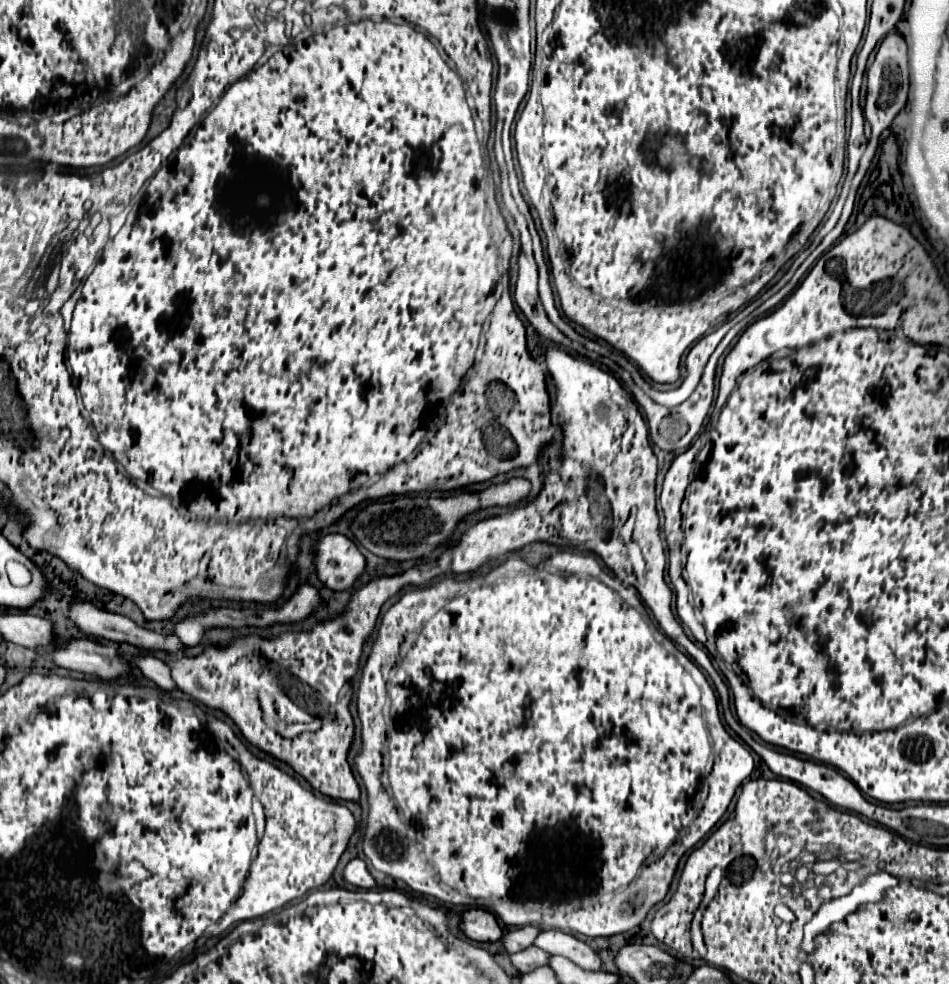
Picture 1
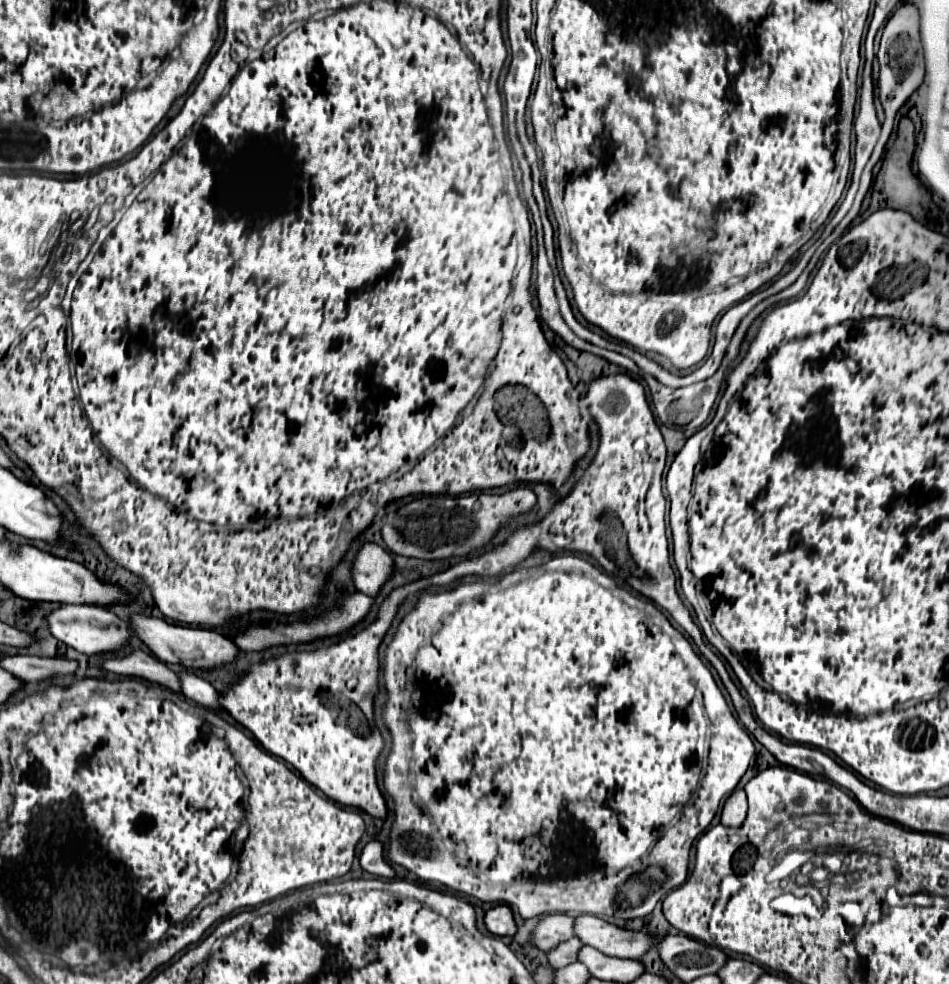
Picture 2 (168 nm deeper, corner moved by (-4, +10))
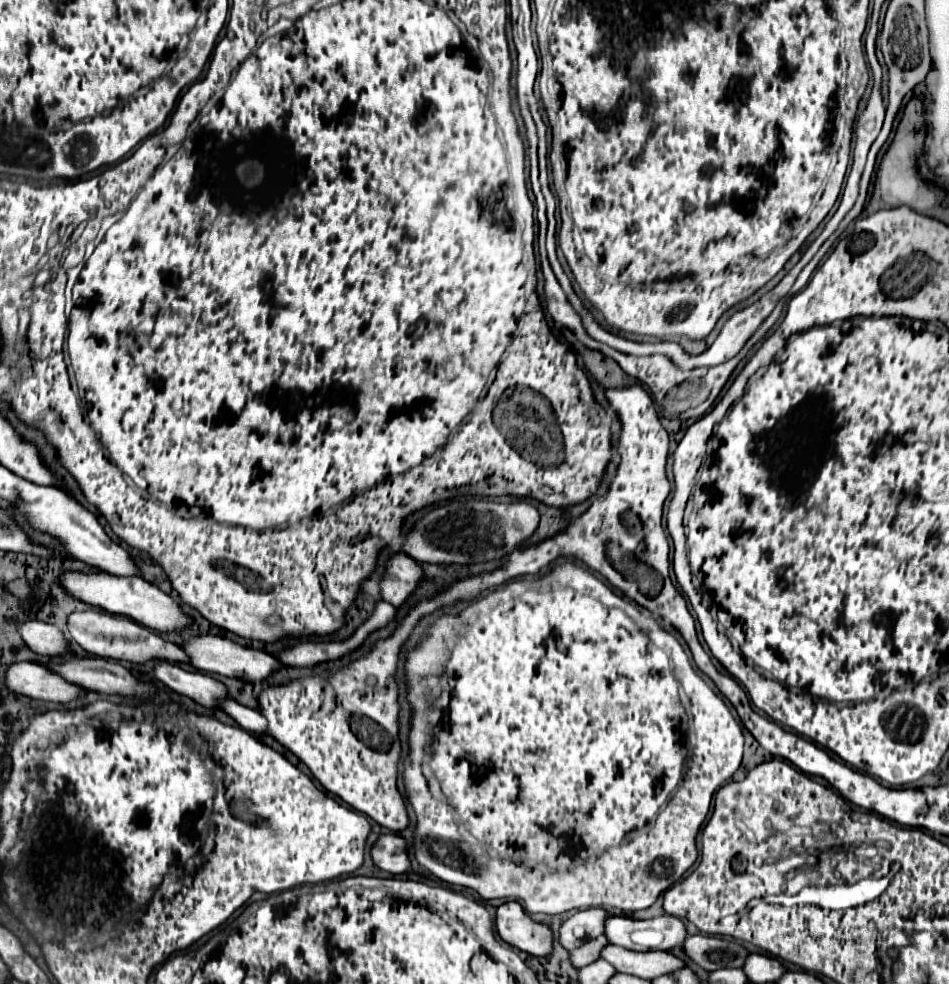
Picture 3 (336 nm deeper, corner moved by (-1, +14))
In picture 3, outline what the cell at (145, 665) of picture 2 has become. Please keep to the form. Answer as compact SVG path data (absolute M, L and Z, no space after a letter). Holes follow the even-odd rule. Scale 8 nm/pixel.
M160 660L152 674L156 680L164 682L174 692L184 694L184 696L192 698L194 702L198 702L200 706L206 706L206 708L214 708L214 698L218 698L218 694L228 696L226 686L222 682L210 678L204 672L186 670L174 662Z

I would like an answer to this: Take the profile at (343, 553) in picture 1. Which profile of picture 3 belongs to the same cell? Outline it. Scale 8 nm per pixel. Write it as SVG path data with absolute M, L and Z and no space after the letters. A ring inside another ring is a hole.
M398 552L386 560L386 572L380 580L380 596L392 606L400 606L422 578L422 568L410 556Z

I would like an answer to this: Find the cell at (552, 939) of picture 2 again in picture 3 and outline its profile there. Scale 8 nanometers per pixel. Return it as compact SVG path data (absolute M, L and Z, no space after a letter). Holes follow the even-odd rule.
M600 908L580 910L562 922L558 930L558 942L566 948L578 948L586 940L592 940L602 934L602 918L608 918L608 912Z

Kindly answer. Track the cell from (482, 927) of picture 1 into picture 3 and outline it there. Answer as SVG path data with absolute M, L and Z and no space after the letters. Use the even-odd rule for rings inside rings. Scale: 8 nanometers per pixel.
M504 902L498 906L496 930L504 942L532 956L546 956L553 950L552 930L546 924L530 920L518 902Z

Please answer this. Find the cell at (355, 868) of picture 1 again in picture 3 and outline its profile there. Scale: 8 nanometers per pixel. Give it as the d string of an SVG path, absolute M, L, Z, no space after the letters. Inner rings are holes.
M380 834L370 850L372 862L390 874L404 874L410 868L406 842L398 834Z

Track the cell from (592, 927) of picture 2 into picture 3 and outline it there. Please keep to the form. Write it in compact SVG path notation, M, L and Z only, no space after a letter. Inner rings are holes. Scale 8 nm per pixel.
M608 916L604 922L604 936L610 944L634 952L670 950L682 944L686 928L674 916L658 916L650 920L634 920L626 916Z

